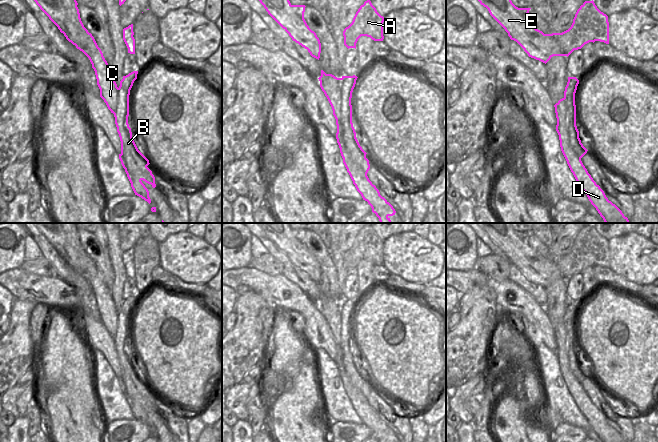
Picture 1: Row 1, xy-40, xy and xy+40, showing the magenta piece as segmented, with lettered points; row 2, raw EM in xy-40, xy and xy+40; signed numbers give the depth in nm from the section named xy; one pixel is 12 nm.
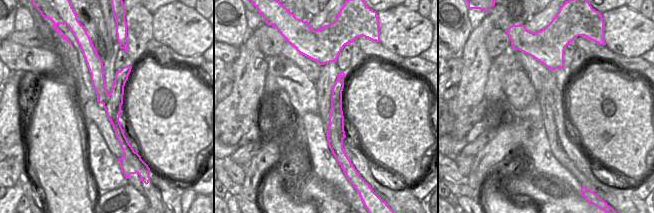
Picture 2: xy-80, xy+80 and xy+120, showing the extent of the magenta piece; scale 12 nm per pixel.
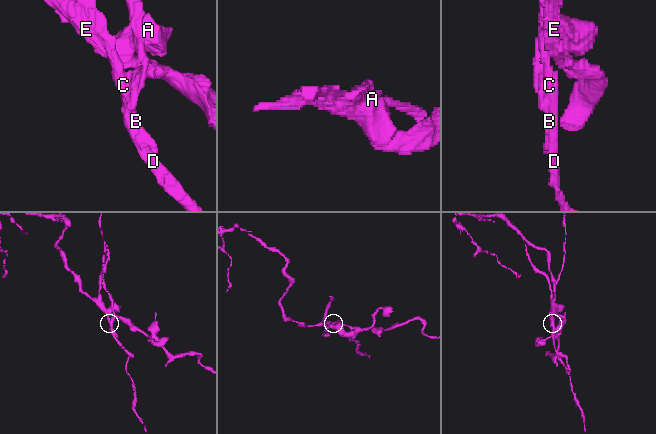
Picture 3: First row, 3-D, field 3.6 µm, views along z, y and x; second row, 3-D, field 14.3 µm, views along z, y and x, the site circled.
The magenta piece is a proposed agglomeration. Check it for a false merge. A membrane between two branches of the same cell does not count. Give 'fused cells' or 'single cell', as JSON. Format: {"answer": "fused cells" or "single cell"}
{"answer": "fused cells"}

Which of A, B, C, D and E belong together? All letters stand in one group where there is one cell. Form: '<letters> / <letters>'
A B E / C D

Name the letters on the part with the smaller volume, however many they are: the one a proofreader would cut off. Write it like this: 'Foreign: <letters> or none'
Foreign: C, D.

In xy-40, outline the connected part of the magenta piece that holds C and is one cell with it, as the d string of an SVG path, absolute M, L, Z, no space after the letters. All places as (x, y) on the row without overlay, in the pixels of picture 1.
M101 273L96 277L90 277L88 282L95 295L97 309L100 313L100 321L104 324L111 337L115 338L119 314L112 299L112 293L105 284Z

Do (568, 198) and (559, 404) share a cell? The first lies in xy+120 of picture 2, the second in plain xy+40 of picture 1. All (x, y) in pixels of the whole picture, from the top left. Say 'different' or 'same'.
different

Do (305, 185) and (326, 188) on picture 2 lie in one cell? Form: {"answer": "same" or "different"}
{"answer": "same"}

